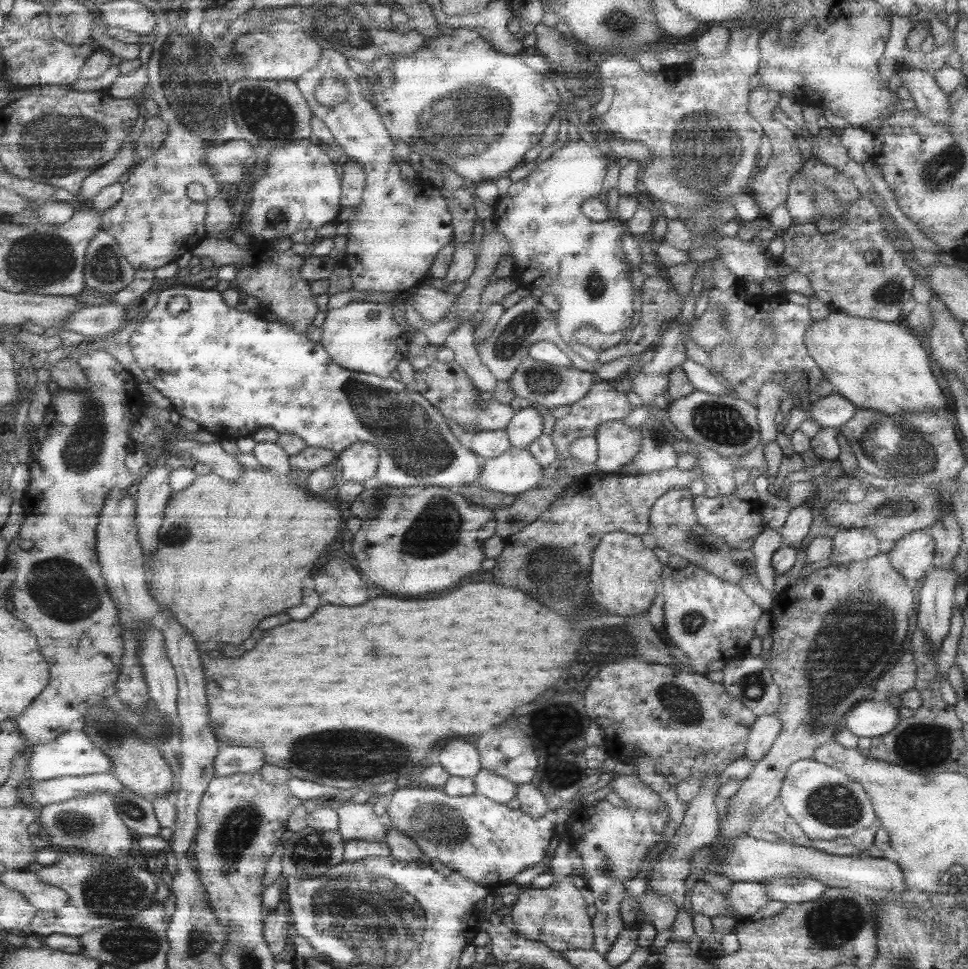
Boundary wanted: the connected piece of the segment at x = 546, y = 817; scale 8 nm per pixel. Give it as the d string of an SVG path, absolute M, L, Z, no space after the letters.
M407 787L403 790L397 790L392 793L390 803L386 807L387 816L384 818L386 823L392 824L395 830L402 832L412 838L421 847L422 854L429 857L429 859L436 859L445 867L448 867L452 872L457 872L469 880L475 881L477 884L485 885L487 888L493 890L498 886L503 886L511 882L513 876L518 872L525 871L525 868L533 867L533 864L540 863L544 860L545 849L547 844L551 842L551 838L556 835L554 830L554 823L557 822L553 812L547 812L539 818L529 816L527 813L519 812L519 810L511 810L509 804L501 804L497 801L491 800L487 796L473 794L471 796L449 796L441 788L425 788L425 787Z

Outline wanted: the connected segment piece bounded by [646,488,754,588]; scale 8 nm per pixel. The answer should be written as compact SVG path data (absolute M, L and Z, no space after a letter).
M688 488L673 489L663 493L651 505L646 540L652 546L666 550L669 555L677 554L705 572L713 573L719 580L740 588L743 573L754 572L753 554L750 549L727 546L724 540L705 530L695 518L692 495Z

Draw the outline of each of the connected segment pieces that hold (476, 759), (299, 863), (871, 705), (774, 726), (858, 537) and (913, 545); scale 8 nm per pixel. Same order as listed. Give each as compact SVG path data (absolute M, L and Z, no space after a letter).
M461 740L449 742L443 748L439 762L435 763L443 766L452 775L472 779L482 769L478 748L475 748L471 742L461 742Z
M307 826L301 831L294 832L284 846L285 858L282 858L281 876L286 880L319 878L325 876L331 868L344 864L346 840L338 830L319 830Z
M886 700L860 701L843 719L843 728L859 738L873 738L893 730L898 724L898 711Z
M775 714L756 716L744 744L744 756L750 762L756 763L769 749L778 735L781 723Z
M845 529L832 537L831 565L868 559L879 553L878 538L867 529Z
M910 531L894 541L893 548L887 552L888 562L913 589L932 567L933 551L934 542L927 532Z

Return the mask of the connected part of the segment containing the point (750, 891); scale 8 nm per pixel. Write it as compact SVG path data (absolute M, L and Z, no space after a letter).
M759 882L731 883L726 893L726 904L736 920L749 919L768 901L764 886Z

